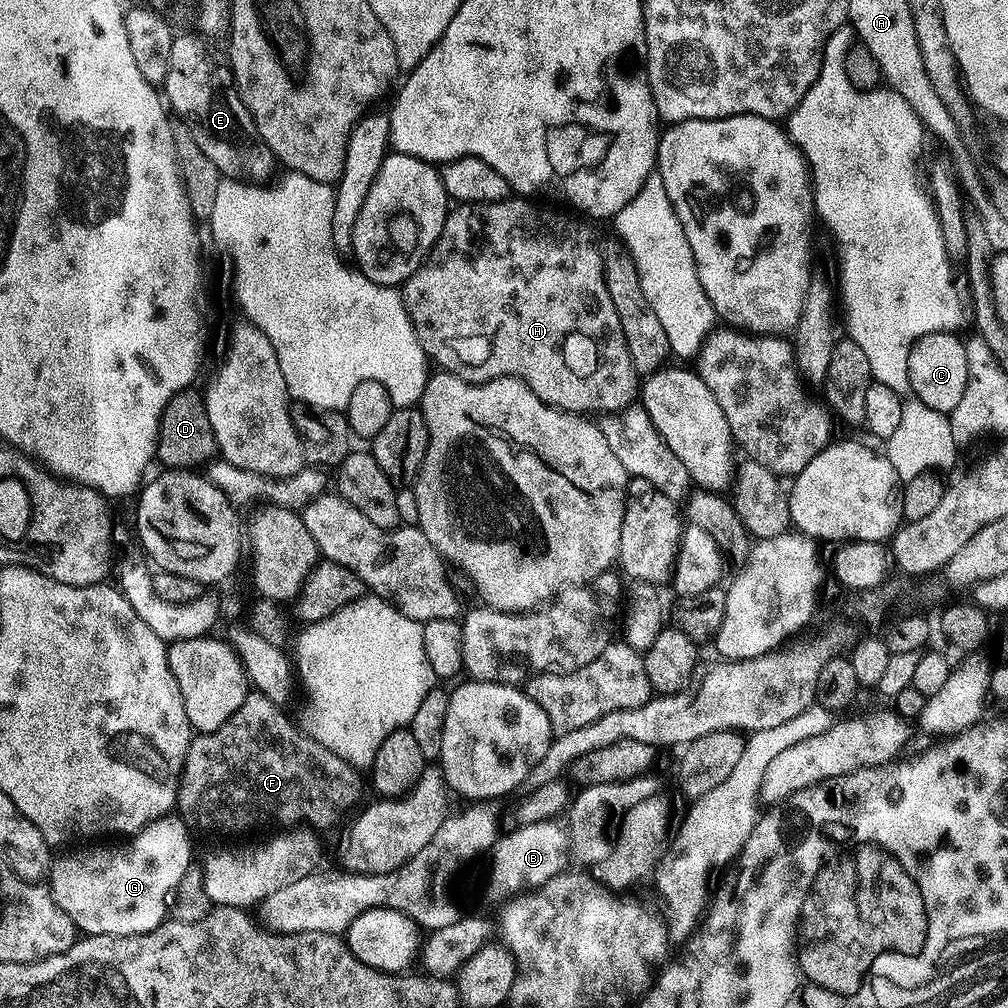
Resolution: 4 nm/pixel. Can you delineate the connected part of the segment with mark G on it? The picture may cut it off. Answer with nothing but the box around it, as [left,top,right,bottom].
[46,814,194,936]

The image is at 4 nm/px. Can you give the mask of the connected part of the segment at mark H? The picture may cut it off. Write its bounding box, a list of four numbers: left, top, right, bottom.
[402,198,638,414]

